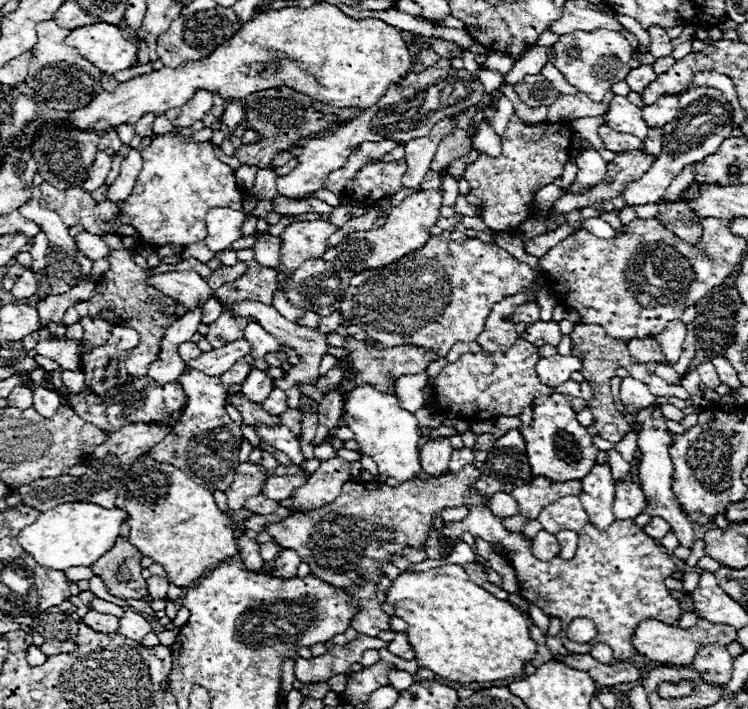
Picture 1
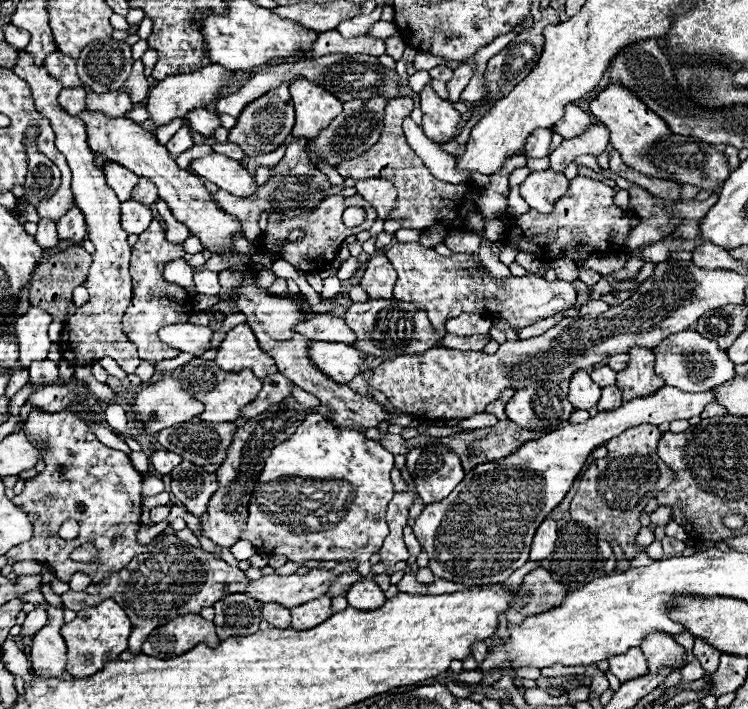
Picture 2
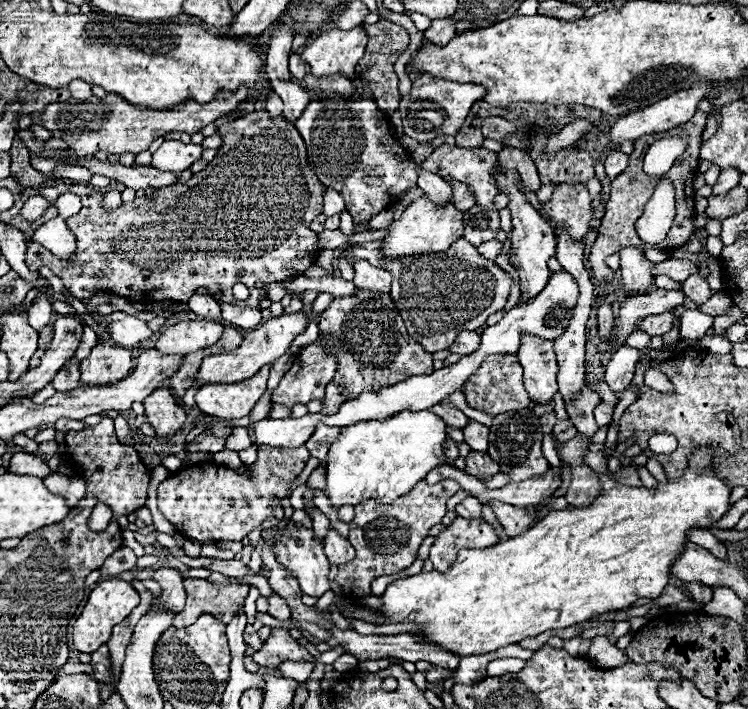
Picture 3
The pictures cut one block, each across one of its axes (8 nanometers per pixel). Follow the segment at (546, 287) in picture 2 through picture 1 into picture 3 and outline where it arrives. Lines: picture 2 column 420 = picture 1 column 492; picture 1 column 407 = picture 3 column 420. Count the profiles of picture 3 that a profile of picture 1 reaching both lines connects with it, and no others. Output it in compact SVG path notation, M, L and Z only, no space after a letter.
M464 238L456 240L448 252L408 256L408 260L396 260L392 264L384 264L384 260L380 260L380 242L376 240L348 248L346 260L350 264L368 260L374 266L386 268L394 276L390 298L400 310L408 334L430 354L446 350L448 344L454 344L462 330L478 330L484 326L490 314L504 308L512 288L510 274L488 262Z

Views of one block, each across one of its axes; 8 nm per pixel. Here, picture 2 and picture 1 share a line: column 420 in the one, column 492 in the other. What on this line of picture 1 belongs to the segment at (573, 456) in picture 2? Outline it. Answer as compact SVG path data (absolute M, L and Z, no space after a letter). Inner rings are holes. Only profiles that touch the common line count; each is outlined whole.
M484 504L470 508L468 516L460 522L444 522L442 534L448 540L454 542L464 532L470 532L474 538L482 538L490 544L500 544L506 550L518 578L520 596L530 604L536 604L546 616L562 620L560 638L564 648L570 652L588 654L594 644L602 642L614 650L616 660L628 660L638 654L632 644L632 636L642 620L676 624L682 616L680 602L670 596L664 584L664 580L678 568L672 556L662 552L660 544L648 538L634 520L614 520L608 530L598 530L588 522L580 528L578 550L572 560L562 560L560 556L552 560L538 560L532 554L532 540L524 538L522 532L508 532L502 518L494 516ZM574 618L590 618L596 624L596 638L586 644L568 640L566 628Z

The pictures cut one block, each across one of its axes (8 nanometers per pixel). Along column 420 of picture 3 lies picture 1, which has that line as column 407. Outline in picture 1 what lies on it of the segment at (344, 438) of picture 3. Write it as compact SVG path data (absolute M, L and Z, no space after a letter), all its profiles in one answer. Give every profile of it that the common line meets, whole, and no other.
M370 384L356 386L346 396L342 416L346 426L354 432L354 440L358 442L362 454L370 456L378 464L378 478L396 478L398 482L412 480L422 468L418 460L418 420L412 412L398 406L398 398L392 394L384 394Z

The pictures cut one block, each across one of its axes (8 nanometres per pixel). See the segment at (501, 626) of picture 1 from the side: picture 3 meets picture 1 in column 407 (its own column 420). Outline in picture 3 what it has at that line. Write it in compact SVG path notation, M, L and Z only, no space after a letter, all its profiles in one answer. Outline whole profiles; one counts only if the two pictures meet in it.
M694 448L690 458L688 458L688 466L682 472L682 476L678 480L668 480L668 482L658 482L656 488L646 488L646 486L622 486L618 482L614 482L612 475L607 470L604 473L598 473L600 478L600 496L594 500L594 504L590 504L588 508L564 508L558 512L548 512L536 526L532 526L530 530L526 530L524 534L518 534L514 538L508 538L504 542L498 542L496 546L488 548L488 550L462 550L458 554L458 560L452 564L452 568L446 574L440 574L436 570L432 572L420 572L416 576L408 576L404 580L394 580L386 592L382 594L382 602L384 606L378 610L380 614L384 614L386 618L390 618L390 622L418 622L418 624L426 624L426 630L418 630L418 634L428 636L428 640L436 640L436 644L444 644L450 652L460 652L460 656L472 656L472 654L488 654L494 652L502 646L520 642L524 638L534 638L546 630L554 630L554 628L568 628L580 622L586 622L602 612L608 610L622 610L632 606L636 600L640 598L658 598L660 592L666 588L668 578L670 578L670 568L676 562L676 558L684 552L684 546L688 544L688 530L694 528L702 528L702 530L710 530L714 522L718 522L730 508L730 486L726 480L716 476L714 464L712 464L712 448Z

